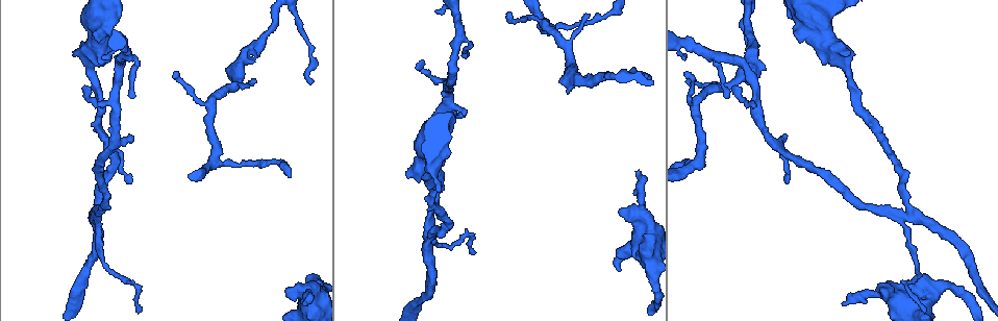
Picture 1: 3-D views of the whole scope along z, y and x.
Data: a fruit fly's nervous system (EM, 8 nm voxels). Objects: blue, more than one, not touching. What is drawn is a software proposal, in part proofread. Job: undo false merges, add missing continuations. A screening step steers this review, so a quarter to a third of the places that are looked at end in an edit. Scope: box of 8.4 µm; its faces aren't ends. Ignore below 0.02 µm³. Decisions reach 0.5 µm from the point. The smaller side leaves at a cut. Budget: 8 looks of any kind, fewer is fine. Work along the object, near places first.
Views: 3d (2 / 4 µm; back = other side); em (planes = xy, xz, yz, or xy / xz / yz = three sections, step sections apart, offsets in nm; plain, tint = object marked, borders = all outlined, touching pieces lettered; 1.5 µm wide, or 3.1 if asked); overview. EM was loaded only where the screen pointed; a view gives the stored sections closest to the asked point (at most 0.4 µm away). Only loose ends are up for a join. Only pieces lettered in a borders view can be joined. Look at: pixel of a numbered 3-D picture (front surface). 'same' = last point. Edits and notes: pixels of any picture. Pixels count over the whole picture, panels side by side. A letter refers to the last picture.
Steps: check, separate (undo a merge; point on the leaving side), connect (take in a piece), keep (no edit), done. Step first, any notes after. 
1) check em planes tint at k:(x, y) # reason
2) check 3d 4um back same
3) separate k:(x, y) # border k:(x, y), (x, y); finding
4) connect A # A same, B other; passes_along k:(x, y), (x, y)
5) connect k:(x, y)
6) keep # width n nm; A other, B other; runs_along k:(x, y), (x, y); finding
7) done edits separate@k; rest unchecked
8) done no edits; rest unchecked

check em planes tint at 1:(431, 236) # abrupt turn

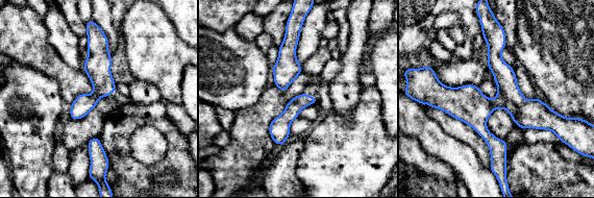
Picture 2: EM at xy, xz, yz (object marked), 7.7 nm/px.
check em planes borders same

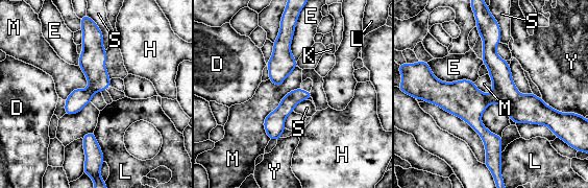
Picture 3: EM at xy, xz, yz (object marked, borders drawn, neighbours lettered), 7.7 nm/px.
keep # longest_contact M 480 nm; D other, E other, H other, K other, L other, M other, S other, Y other; continuous, no second neuron

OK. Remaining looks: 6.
check em planes tint at 1:(83, 87) # tapers out

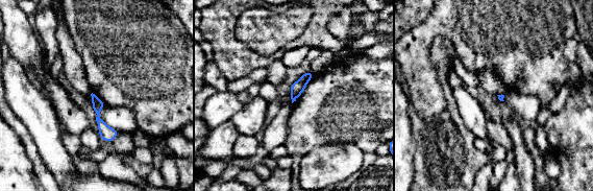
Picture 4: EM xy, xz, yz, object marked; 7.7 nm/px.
check em planes borders same # what lies round it

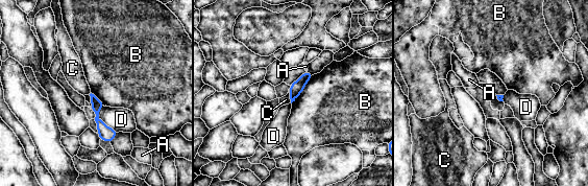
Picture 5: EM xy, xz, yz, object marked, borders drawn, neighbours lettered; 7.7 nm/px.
keep # A other, B other, C other, D other; runs_along 5:(93, 98), (97, 119), (108, 139); no lettered piece goes on from it

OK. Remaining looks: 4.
check 3d 2um back at 1:(702, 161) # sharp bend

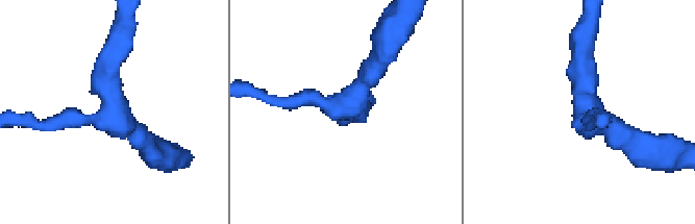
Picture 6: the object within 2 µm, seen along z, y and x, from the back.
check em yz step 8 tint at 6:(585, 109) # arms 3; need the tissue

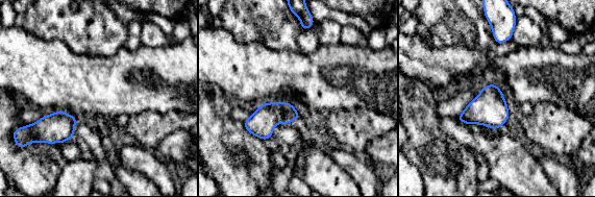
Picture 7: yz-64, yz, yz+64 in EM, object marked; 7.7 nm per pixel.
check em planes borders same # cut it another way

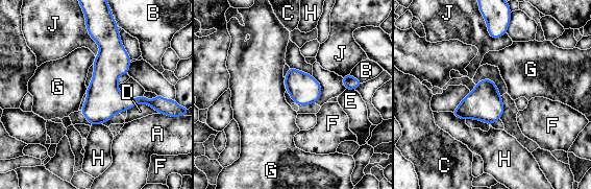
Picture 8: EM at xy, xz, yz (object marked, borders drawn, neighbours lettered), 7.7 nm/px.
keep # width 240 nm; A other, B other, C other, D other, E other, F other, G other, H other, J other; runs_along 8:(99, 29), (108, 87), (164, 111); all the same neuron

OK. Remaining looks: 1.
done no edits; rest unchecked

